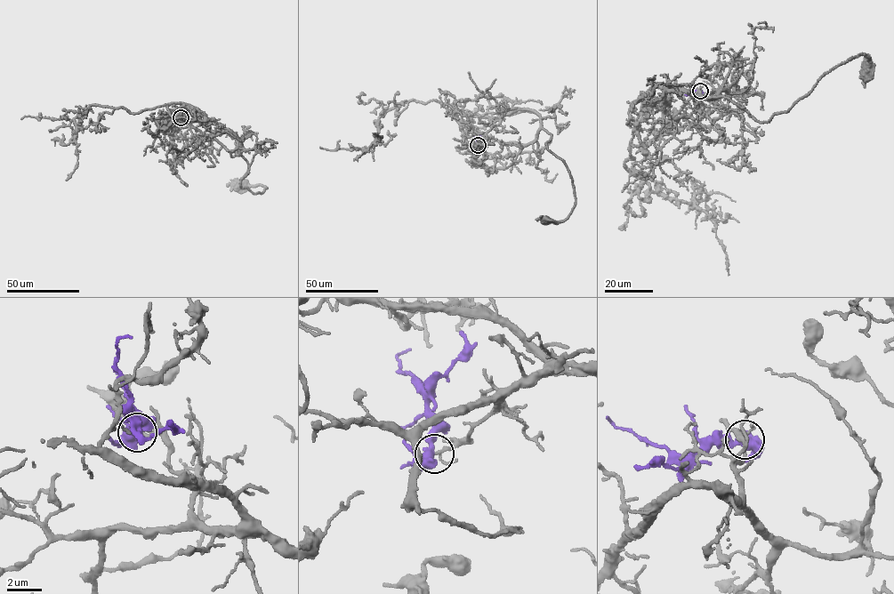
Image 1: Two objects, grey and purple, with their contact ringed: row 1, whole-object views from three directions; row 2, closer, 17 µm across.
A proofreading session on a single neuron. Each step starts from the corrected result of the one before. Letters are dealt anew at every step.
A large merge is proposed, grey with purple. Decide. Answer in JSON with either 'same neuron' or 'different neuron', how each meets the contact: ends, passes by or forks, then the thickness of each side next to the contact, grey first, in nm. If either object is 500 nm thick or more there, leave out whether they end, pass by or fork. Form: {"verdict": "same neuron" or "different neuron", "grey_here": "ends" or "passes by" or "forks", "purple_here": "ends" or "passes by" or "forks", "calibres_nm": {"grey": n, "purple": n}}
{"verdict": "different neuron", "grey_here": "passes by", "purple_here": "forks", "calibres_nm": {"grey": 130, "purple": 420}}

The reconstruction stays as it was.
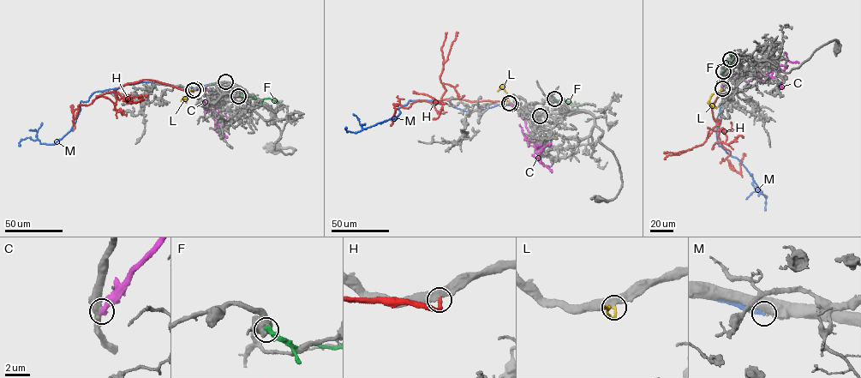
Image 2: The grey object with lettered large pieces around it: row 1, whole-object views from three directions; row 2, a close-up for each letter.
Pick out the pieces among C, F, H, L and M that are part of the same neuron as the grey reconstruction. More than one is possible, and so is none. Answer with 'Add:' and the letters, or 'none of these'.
Add: L

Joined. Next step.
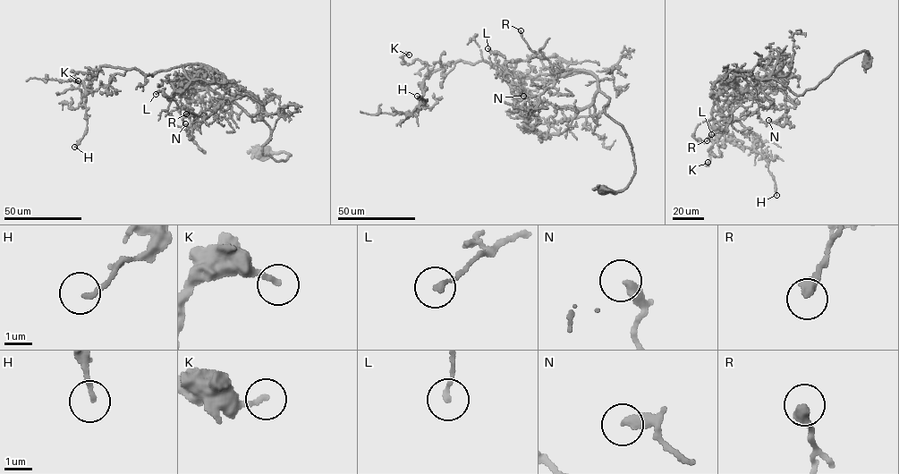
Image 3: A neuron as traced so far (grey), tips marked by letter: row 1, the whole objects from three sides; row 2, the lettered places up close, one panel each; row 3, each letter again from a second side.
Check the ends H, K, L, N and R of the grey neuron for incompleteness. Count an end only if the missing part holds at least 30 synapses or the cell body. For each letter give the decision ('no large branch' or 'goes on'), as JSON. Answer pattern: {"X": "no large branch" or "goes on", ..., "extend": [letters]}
{"H": "no large branch", "K": "no large branch", "L": "no large branch", "N": "no large branch", "R": "no large branch", "extend": []}

